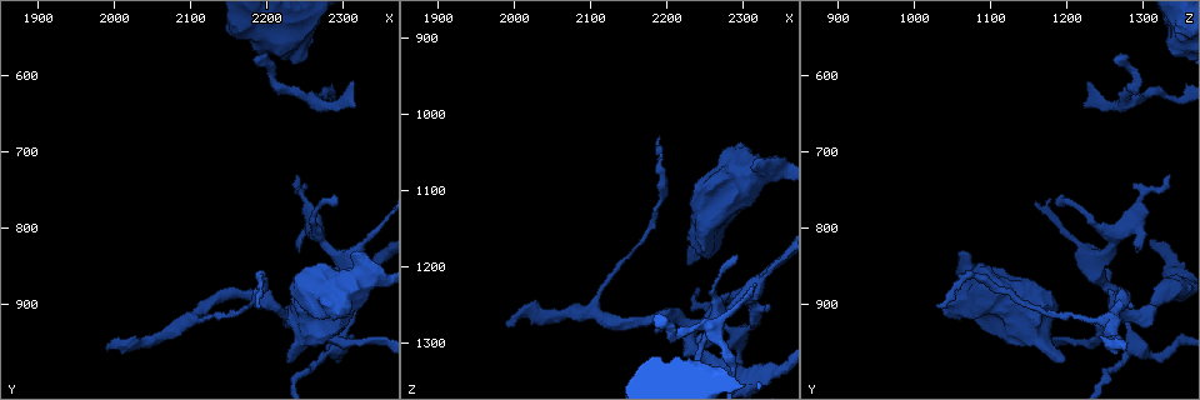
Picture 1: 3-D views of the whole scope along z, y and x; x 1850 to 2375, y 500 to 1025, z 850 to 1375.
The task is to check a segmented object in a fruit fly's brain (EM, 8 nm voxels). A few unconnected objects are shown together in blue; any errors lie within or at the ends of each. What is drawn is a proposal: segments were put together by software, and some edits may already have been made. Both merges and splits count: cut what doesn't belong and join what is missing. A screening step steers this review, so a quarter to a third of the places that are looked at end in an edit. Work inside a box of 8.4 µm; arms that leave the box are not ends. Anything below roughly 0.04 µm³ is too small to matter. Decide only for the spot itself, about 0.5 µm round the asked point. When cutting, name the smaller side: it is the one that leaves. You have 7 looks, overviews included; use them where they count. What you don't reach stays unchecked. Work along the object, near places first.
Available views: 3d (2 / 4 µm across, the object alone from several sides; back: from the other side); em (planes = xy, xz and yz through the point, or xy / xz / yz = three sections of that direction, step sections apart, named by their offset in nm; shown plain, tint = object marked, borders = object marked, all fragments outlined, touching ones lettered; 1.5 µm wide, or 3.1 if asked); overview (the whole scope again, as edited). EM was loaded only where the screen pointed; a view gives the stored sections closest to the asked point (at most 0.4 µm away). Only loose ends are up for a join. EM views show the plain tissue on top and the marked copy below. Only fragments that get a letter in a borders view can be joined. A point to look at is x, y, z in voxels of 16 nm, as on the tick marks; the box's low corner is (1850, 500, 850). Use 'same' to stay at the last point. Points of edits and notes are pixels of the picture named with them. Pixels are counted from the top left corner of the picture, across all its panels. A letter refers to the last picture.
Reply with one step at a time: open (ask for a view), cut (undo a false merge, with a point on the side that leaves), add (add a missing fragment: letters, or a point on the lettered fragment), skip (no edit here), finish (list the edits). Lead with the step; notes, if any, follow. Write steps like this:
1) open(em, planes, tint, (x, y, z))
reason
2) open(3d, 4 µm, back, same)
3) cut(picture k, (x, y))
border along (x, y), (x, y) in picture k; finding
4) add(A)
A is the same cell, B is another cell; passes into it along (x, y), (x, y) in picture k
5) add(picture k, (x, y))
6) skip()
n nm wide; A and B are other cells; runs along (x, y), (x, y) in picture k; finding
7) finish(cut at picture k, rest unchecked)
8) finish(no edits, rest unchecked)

open(3d, 4 µm, back, (1990, 950, 1280))
free end

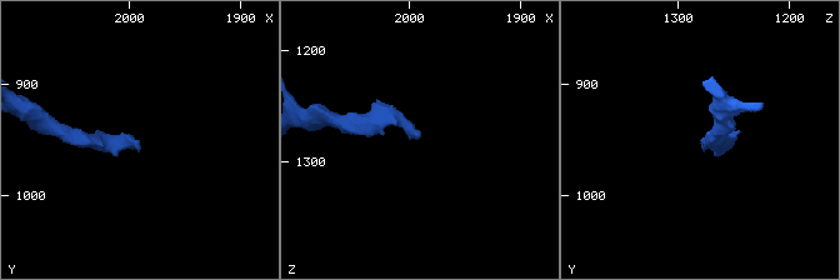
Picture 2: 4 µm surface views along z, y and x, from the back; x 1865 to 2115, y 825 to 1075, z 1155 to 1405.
open(em, xy, step 4, borders, (1990, 952, 1276))

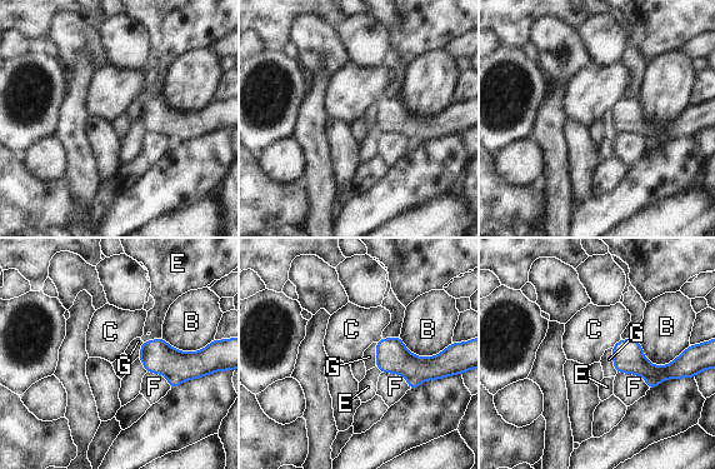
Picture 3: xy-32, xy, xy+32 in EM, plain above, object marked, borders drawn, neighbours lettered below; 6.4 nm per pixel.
open(em, yz, step 4, borders, same)

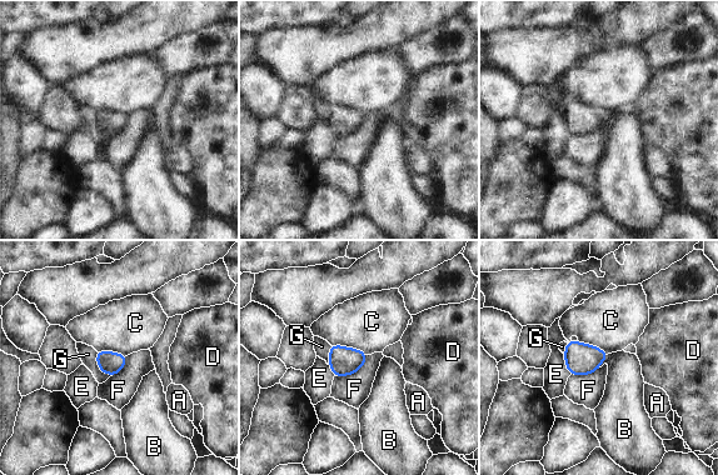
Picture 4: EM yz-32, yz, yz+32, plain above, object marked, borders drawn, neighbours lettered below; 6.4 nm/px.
add(G)
F touches over 240 nm; G is the same cell, A, B, C, D, E and F are other cells; the neuron continues

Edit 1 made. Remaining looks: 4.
open(em, planes, borders, (2230, 975, 1200))
stops while still wide

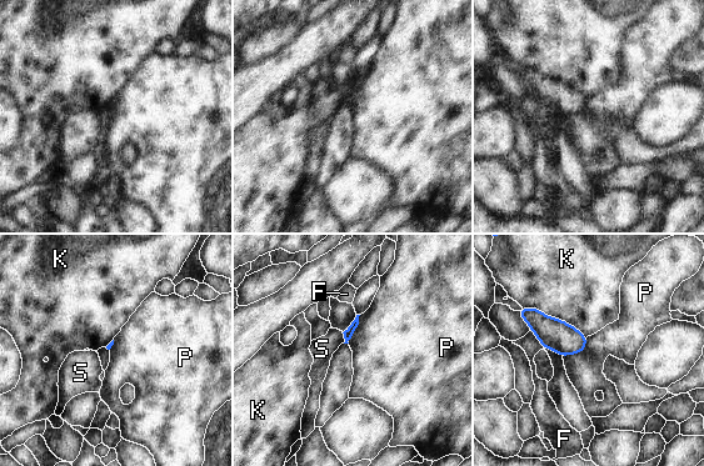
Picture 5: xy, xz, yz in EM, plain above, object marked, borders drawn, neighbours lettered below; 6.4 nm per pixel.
skip()
F, K, P and S are other cells; border along (587, 337), (580, 351), (563, 356) in picture 5; no lettered fragment goes on from it

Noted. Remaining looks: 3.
open(em, xz, step 4, tint, (2190, 575, 1265))
free end

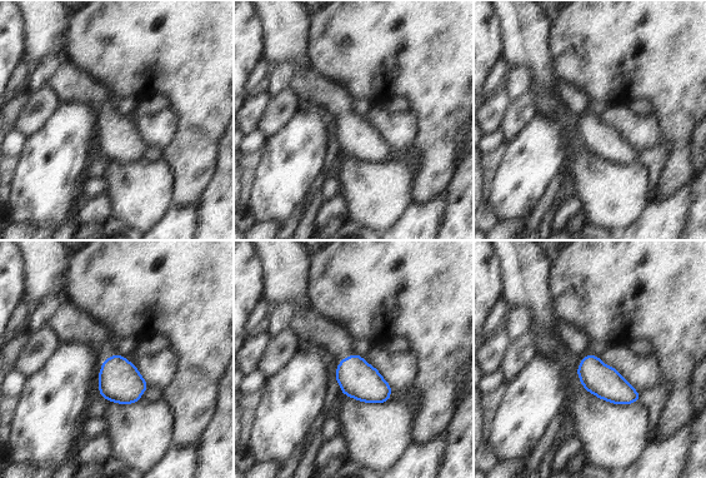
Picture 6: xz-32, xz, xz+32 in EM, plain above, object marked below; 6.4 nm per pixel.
open(em, xz, step 4, borders, same)
what lies round it

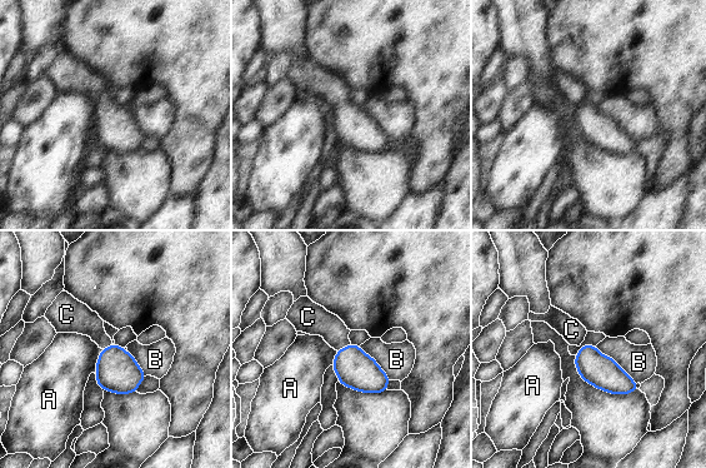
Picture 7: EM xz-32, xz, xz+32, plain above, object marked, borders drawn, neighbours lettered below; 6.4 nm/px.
add(C)
C is the same cell, A and B are other cells; passes into it along (355, 369), (343, 348), (315, 320) in picture 7; it goes on there

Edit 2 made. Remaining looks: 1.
finish(add at picture 4, add at picture 7, rest unchecked)

